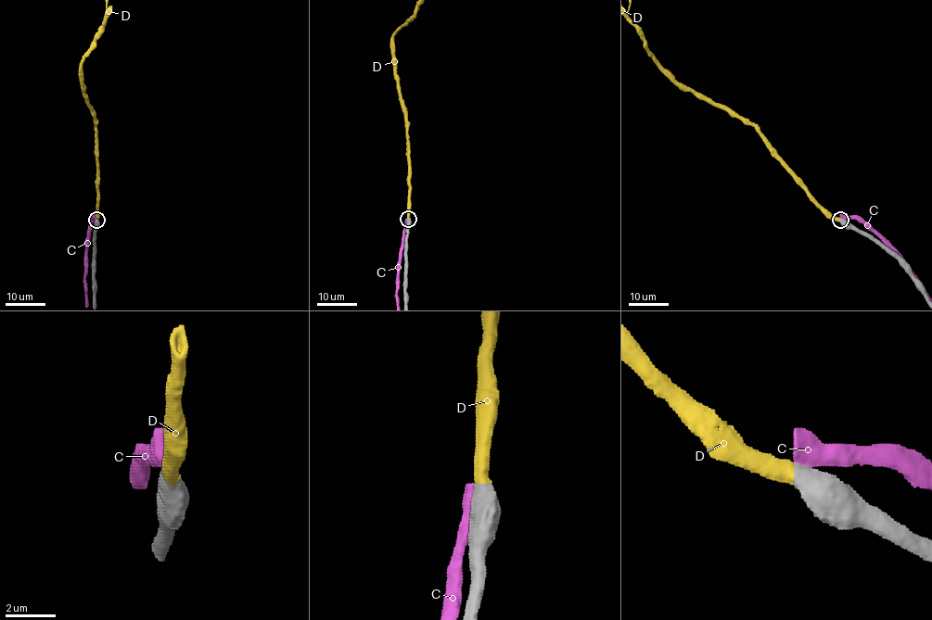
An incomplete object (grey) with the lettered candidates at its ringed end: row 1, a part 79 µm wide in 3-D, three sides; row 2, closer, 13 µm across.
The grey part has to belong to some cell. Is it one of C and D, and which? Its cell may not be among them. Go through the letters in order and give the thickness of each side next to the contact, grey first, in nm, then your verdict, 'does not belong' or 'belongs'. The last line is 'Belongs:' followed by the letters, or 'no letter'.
C: 650/650 nm | does not belong
D: 700/600 nm | belongs
Belongs: D

